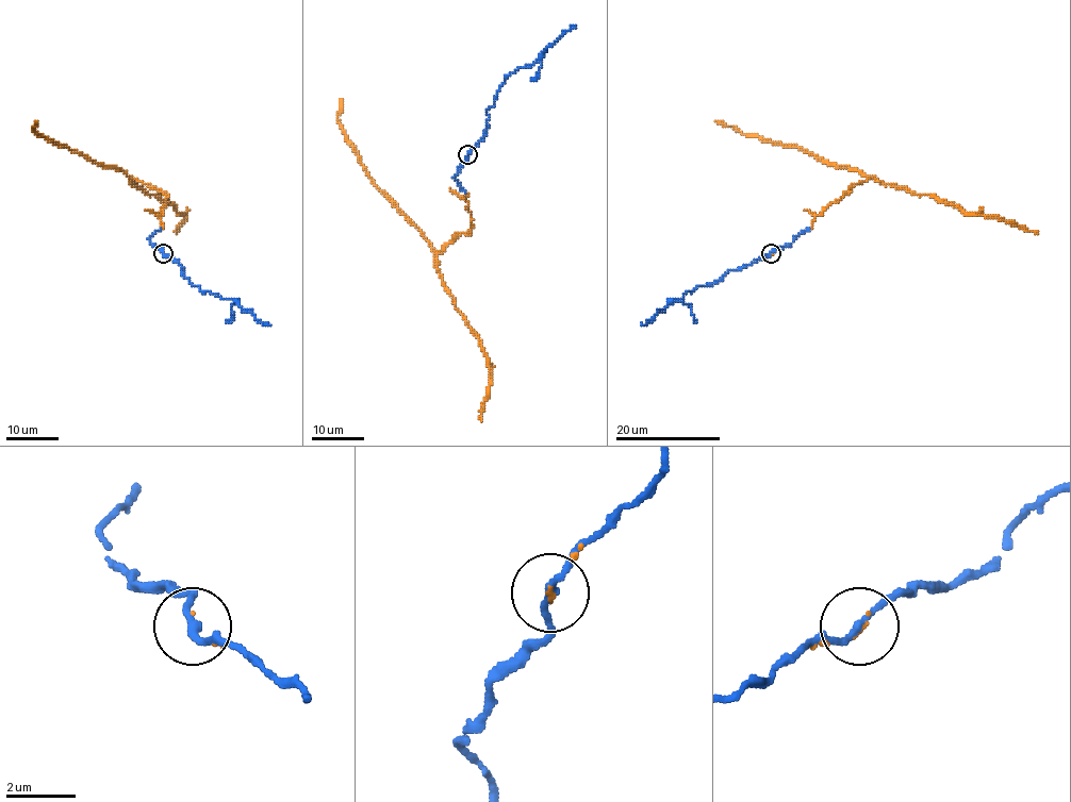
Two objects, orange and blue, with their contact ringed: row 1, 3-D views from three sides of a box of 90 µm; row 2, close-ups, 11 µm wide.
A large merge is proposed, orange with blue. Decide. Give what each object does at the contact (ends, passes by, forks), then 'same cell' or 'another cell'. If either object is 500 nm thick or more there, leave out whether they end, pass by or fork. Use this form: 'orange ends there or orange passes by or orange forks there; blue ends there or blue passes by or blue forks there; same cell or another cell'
orange ends there; blue passes by; same cell

